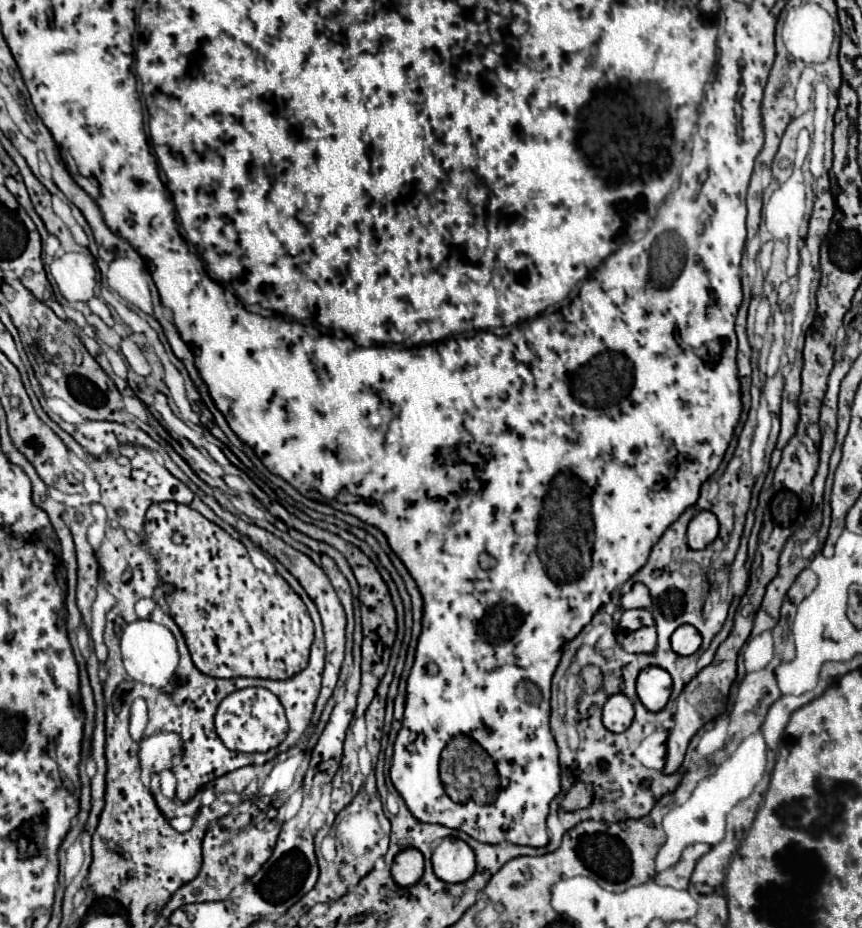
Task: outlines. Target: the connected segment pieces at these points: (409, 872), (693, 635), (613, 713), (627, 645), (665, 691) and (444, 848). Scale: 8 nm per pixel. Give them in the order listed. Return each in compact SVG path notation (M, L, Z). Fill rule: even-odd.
M417 848L401 850L395 856L395 862L391 866L391 874L393 874L393 880L403 888L417 884L423 876L423 854Z
M689 624L679 626L671 636L671 648L679 656L691 656L699 650L699 646L701 646L701 634L697 632L697 628Z
M613 694L603 706L603 724L611 732L625 732L633 722L633 704L625 694Z
M617 626L617 640L621 644L623 650L627 652L651 652L655 648L655 642L657 642L657 634L655 634L655 628L649 626L649 628L639 628L639 630L621 630Z
M649 666L649 668L641 670L641 674L637 678L637 696L647 710L651 710L651 712L663 710L671 696L669 672L659 666Z
M445 838L433 850L433 870L443 882L465 882L475 874L475 854L459 838Z

